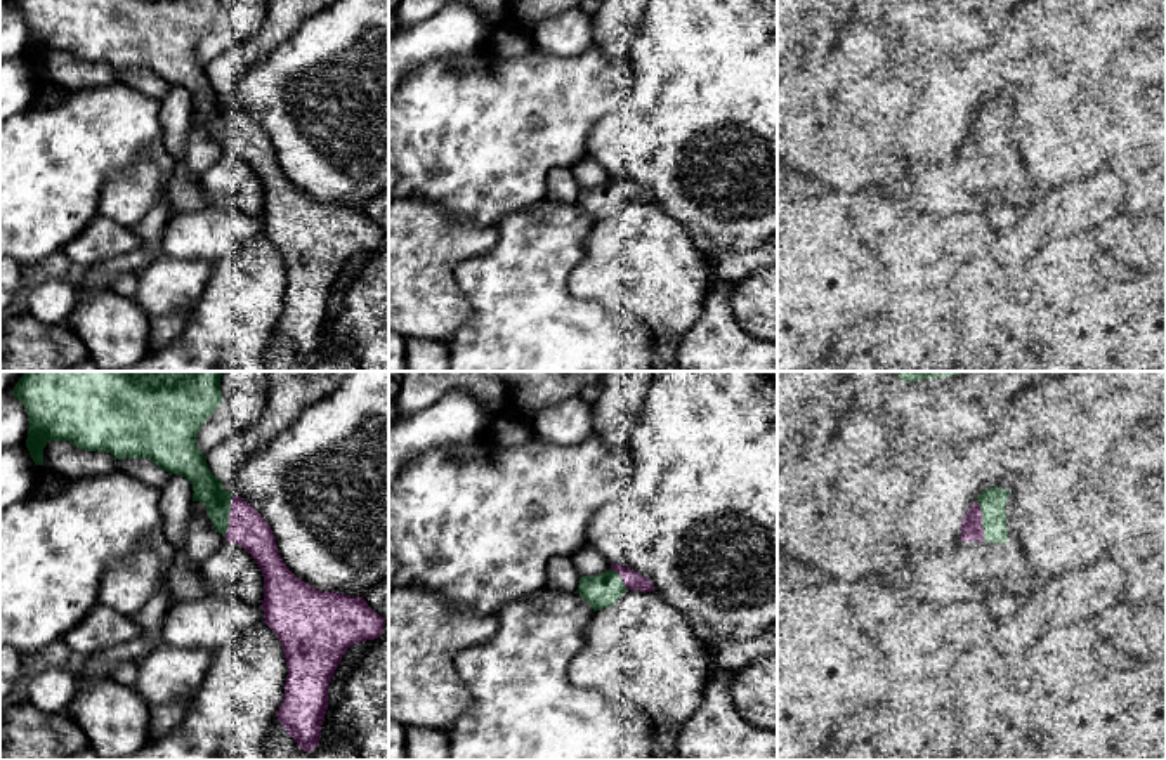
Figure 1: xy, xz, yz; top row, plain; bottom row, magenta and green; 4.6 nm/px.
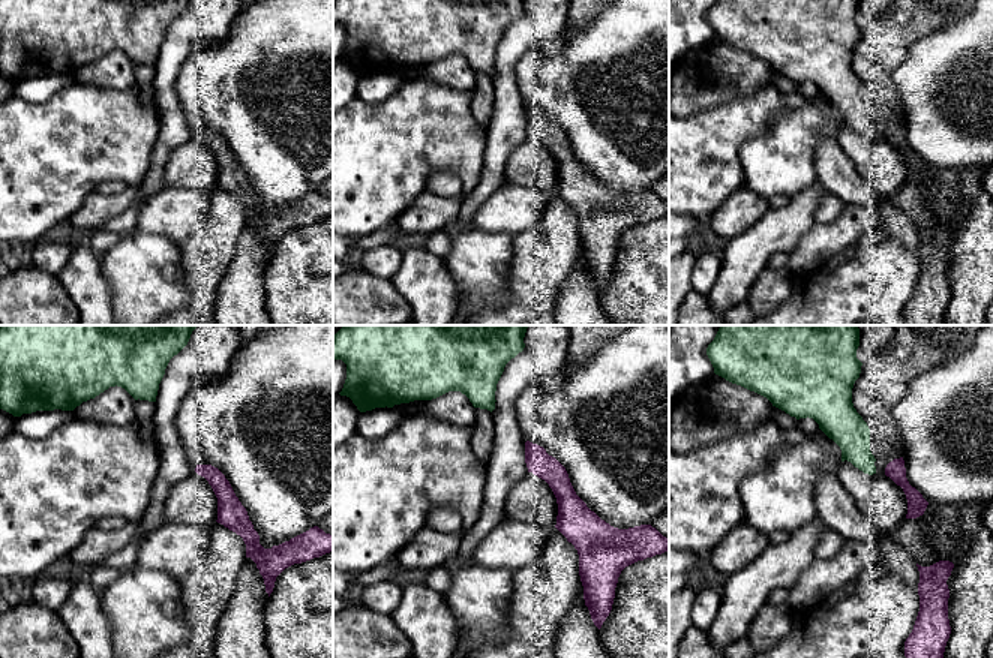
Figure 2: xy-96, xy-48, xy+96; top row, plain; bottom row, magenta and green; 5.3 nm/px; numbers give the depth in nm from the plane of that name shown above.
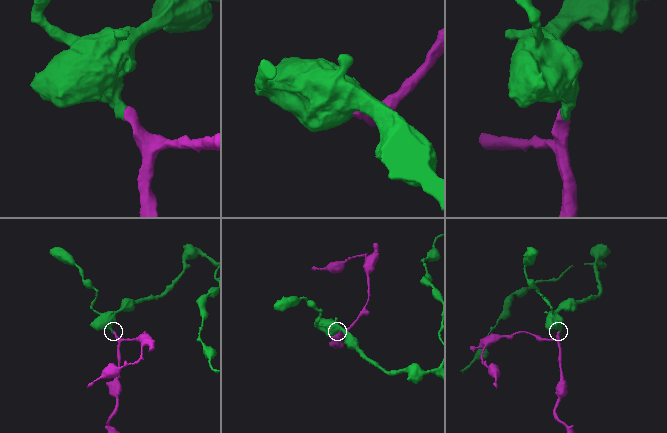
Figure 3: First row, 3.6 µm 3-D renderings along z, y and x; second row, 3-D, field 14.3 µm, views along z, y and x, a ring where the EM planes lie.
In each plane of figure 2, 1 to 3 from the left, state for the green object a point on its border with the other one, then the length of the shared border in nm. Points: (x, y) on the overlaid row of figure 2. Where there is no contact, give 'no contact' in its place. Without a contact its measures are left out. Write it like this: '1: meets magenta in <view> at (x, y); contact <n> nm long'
1: no contact
2: no contact
3: no contact

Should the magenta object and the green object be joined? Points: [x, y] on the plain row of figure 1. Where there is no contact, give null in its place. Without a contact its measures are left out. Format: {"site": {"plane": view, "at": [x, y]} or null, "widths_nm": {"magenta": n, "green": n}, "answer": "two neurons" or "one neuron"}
{"site": {"plane": "xy", "at": [229, 129]}, "widths_nm": {"magenta": 180, "green": 140}, "answer": "one neuron"}

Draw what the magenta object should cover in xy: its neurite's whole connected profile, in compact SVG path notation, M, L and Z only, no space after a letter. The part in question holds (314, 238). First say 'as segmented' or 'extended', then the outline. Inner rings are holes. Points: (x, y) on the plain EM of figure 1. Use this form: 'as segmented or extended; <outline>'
extended; M14 0L12 5L28 24L26 59L35 76L43 76L43 59L50 52L69 52L78 61L106 62L118 71L147 69L165 83L186 88L193 95L193 113L206 118L215 142L255 170L264 187L264 234L281 252L288 278L285 311L276 328L298 359L312 364L328 321L328 297L342 267L354 255L378 250L387 233L363 208L323 203L297 189L283 174L264 128L226 102L210 83L196 49L220 17L220 0Z

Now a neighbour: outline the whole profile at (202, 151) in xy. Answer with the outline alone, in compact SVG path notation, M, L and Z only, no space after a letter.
M193 113L191 130L184 147L184 165L193 179L201 179L226 149L213 139L206 118Z

